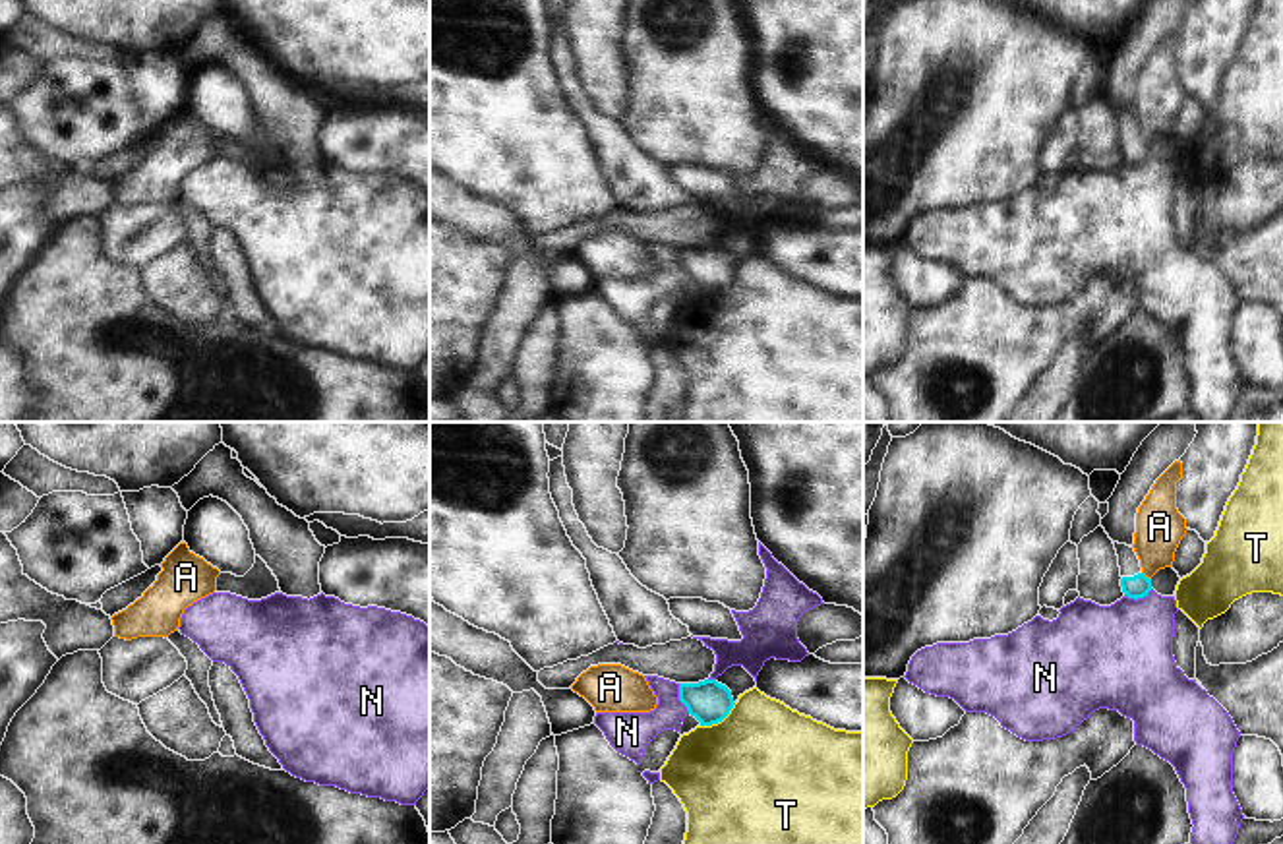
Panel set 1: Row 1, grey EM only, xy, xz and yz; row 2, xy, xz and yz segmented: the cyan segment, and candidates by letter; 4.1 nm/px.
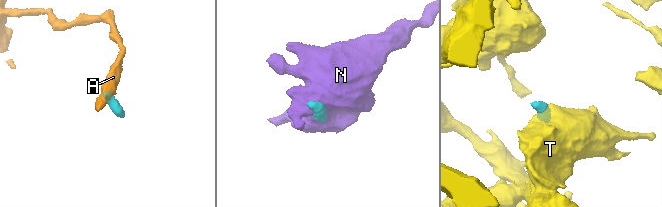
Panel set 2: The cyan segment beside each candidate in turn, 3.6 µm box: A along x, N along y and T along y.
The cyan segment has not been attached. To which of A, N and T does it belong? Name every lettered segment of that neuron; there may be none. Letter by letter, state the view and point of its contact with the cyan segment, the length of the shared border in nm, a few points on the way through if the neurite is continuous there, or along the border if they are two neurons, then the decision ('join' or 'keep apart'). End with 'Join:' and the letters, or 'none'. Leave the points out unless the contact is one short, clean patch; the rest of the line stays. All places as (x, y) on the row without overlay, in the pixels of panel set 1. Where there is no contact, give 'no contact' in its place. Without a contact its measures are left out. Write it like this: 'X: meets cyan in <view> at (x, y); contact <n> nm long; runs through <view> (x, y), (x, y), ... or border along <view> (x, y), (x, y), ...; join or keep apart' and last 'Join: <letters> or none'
A: meets cyan in yz at (1144, 142); contact 50 nm long; border along yz (1142, 138), (1150, 146); keep apart
N: meets cyan in xz at (680, 266); contact 140 nm long; keep apart
T: meets cyan in xz at (718, 287); contact 180 nm long; border along xz (736, 270), (720, 287), (701, 293); keep apart
Join: none

